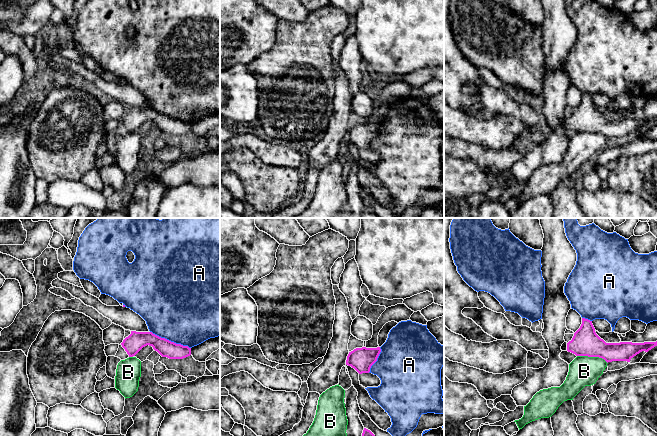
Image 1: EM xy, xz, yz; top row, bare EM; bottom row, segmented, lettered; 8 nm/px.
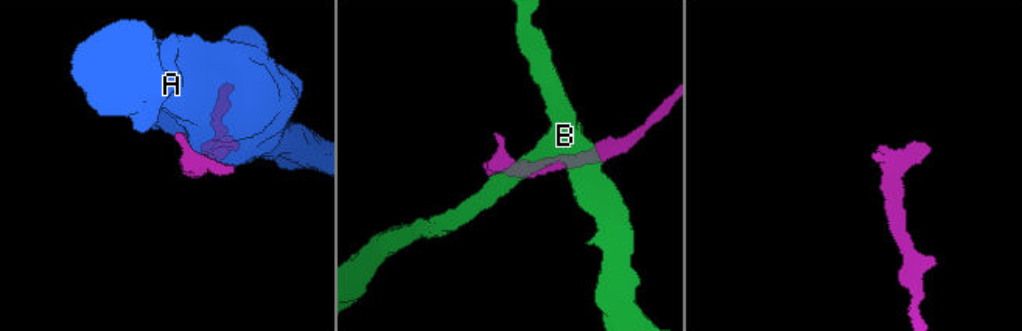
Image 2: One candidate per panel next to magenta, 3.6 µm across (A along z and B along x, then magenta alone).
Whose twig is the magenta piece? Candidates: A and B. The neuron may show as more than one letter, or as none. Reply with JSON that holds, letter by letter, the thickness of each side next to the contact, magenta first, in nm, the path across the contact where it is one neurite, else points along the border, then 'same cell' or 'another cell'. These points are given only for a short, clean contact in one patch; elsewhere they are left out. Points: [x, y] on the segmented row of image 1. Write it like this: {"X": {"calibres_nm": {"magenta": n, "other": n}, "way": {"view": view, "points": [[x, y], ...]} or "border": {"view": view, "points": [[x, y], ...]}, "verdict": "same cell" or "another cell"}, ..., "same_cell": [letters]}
{"A": {"calibres_nm": {"magenta": 140, "other": 500}, "verdict": "another cell"}, "B": {"calibres_nm": {"magenta": 220, "other": 240}, "border": {"view": "yz", "points": [[577, 355], [598, 356], [607, 363]]}, "verdict": "another cell"}, "same_cell": []}

